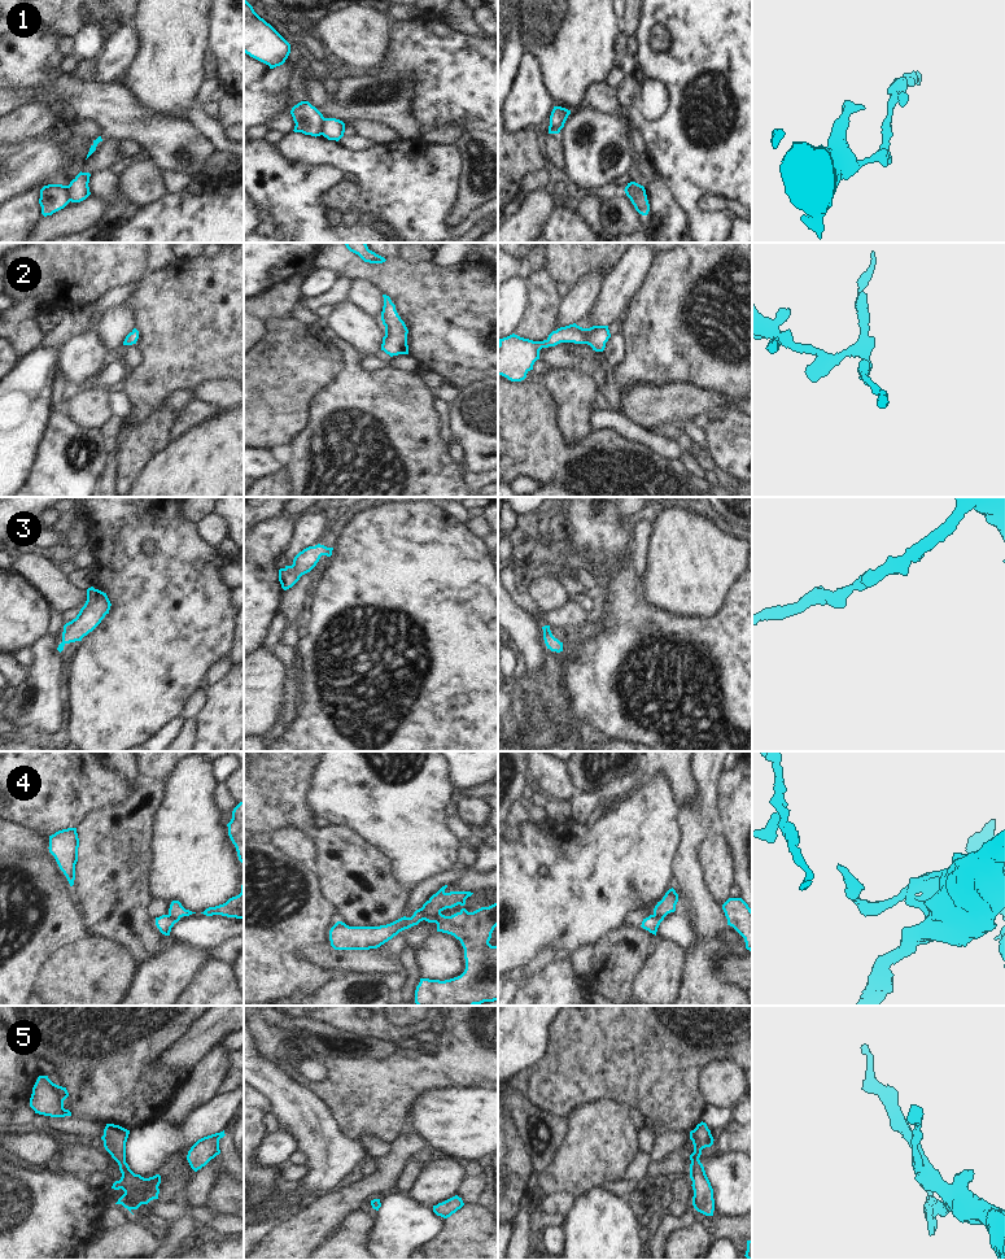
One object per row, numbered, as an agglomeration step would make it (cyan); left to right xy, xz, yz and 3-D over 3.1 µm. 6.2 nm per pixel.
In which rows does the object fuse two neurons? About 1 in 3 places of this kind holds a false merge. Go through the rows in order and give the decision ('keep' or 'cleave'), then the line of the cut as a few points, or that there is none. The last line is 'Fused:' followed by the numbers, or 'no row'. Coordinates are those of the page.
1: cleave; cut in xz along (324, 118), (320, 134)
2: keep; no cut
3: keep; no cut
4: cleave; cut in xz along (429, 901), (431, 906), (423, 919)
5: keep; no cut
Fused: 1, 4

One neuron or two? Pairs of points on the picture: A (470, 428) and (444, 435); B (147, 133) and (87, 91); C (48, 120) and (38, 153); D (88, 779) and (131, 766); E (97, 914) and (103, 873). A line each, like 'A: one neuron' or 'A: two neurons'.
A: two neurons
B: one neuron
C: two neurons
D: two neurons
E: one neuron

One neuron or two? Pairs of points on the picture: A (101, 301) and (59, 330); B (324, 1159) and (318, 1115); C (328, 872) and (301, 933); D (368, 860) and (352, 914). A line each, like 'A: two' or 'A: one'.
A: one
B: one
C: two
D: one

